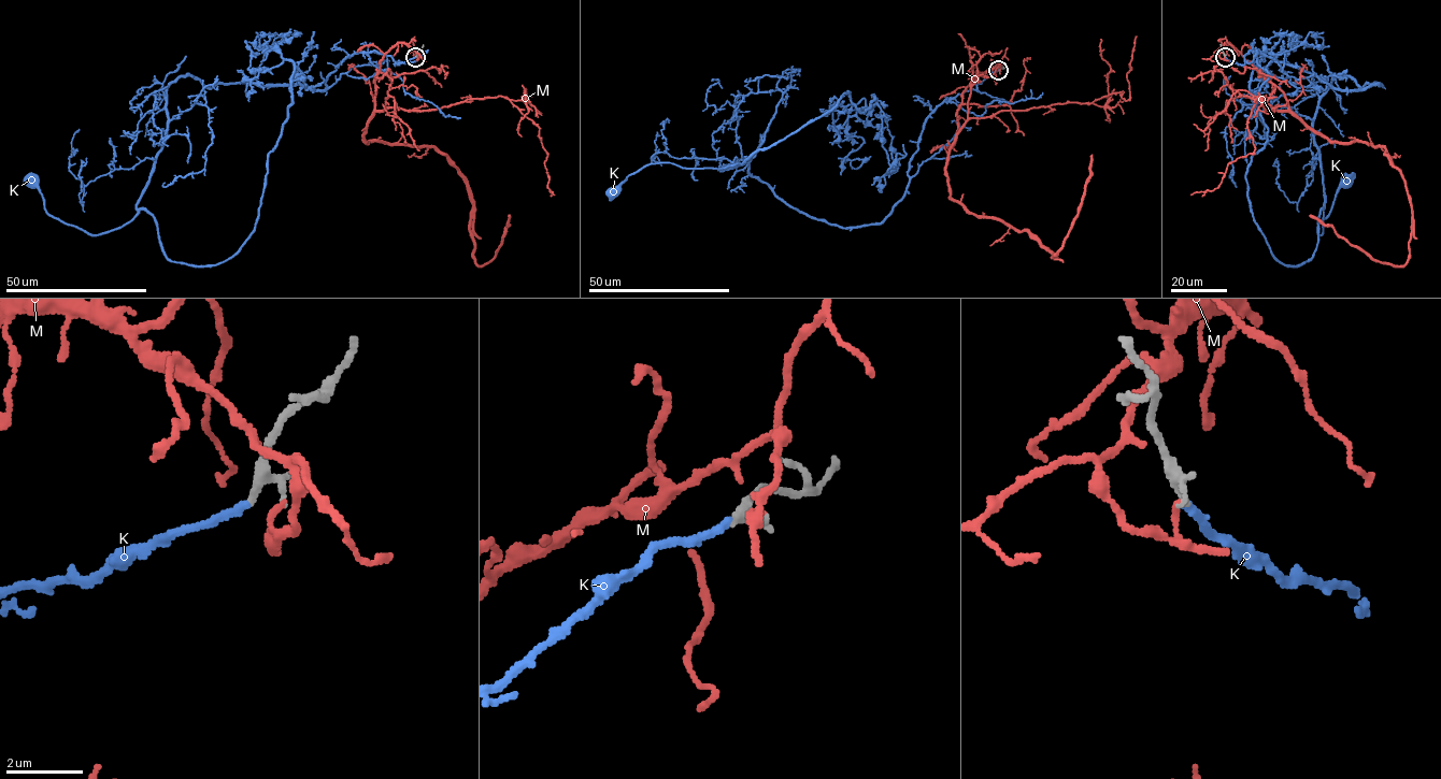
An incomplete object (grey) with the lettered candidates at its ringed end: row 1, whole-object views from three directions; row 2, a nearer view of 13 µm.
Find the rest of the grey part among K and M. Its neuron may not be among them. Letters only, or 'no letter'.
K

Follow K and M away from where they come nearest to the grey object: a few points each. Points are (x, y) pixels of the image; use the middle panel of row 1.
K: (997, 71), (929, 115), (907, 191), (880, 222), (812, 218), (753, 177), (750, 158), (648, 164), (613, 191)
M: (1000, 70), (962, 94), (945, 167), (951, 197), (1026, 231), (1055, 257), (1092, 154)

